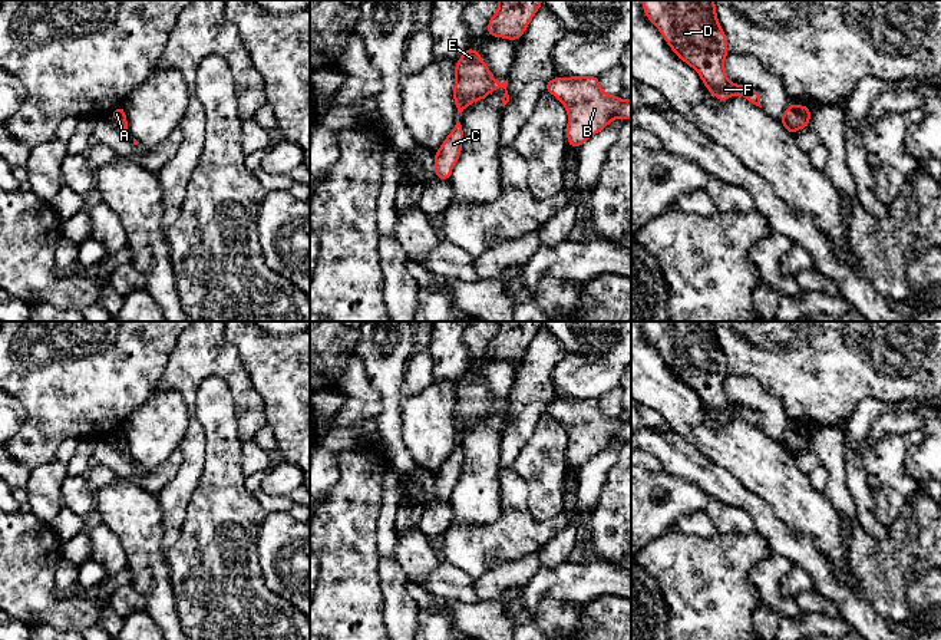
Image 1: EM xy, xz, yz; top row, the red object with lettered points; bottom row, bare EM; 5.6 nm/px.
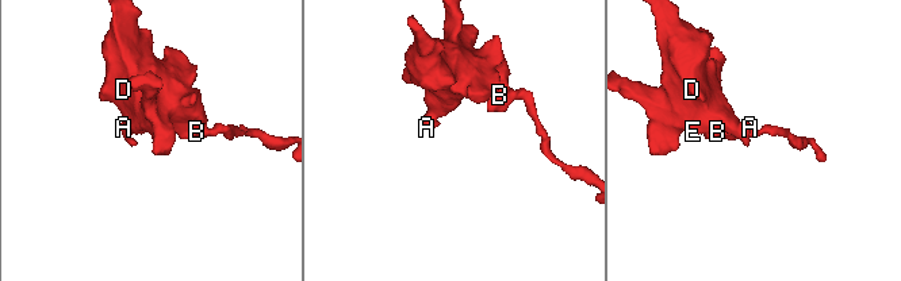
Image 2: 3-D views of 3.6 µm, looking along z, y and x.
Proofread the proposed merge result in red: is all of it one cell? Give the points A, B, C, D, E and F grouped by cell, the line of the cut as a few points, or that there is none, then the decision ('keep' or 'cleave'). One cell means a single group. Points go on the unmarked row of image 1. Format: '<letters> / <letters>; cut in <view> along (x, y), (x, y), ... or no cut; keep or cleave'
A B C D E F; no cut; keep

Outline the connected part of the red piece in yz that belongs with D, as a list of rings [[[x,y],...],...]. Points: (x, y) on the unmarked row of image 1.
[[[643,321],[647,340],[658,350],[670,370],[699,396],[707,412],[720,423],[734,416],[744,418],[750,425],[760,428],[756,410],[732,405],[724,392],[724,380],[730,375],[727,359],[717,342],[714,321]]]

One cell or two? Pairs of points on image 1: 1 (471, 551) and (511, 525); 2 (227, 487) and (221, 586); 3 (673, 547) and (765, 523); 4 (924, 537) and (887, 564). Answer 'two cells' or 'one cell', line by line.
1: one cell
2: one cell
3: two cells
4: one cell

